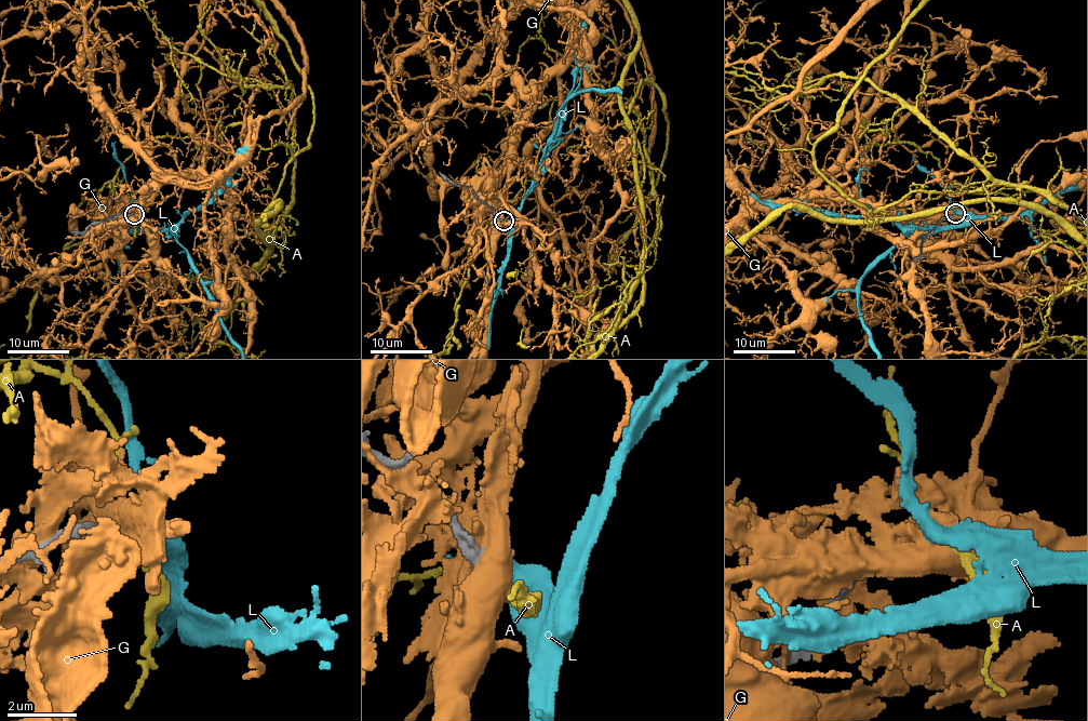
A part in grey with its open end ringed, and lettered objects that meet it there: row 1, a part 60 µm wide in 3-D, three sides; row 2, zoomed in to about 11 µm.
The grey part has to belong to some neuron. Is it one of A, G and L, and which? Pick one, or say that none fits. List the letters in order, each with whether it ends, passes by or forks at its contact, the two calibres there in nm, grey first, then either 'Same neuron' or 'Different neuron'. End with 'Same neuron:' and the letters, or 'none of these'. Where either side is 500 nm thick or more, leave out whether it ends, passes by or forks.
A: It passes by. Thickness 280 nm (grey) against 170 nm. Different neuron
G: Thickness 400 nm (grey) against 850 nm. Different neuron
L: It passes by. Thickness 280 nm (grey) against 480 nm. Same neuron
Same neuron: L

